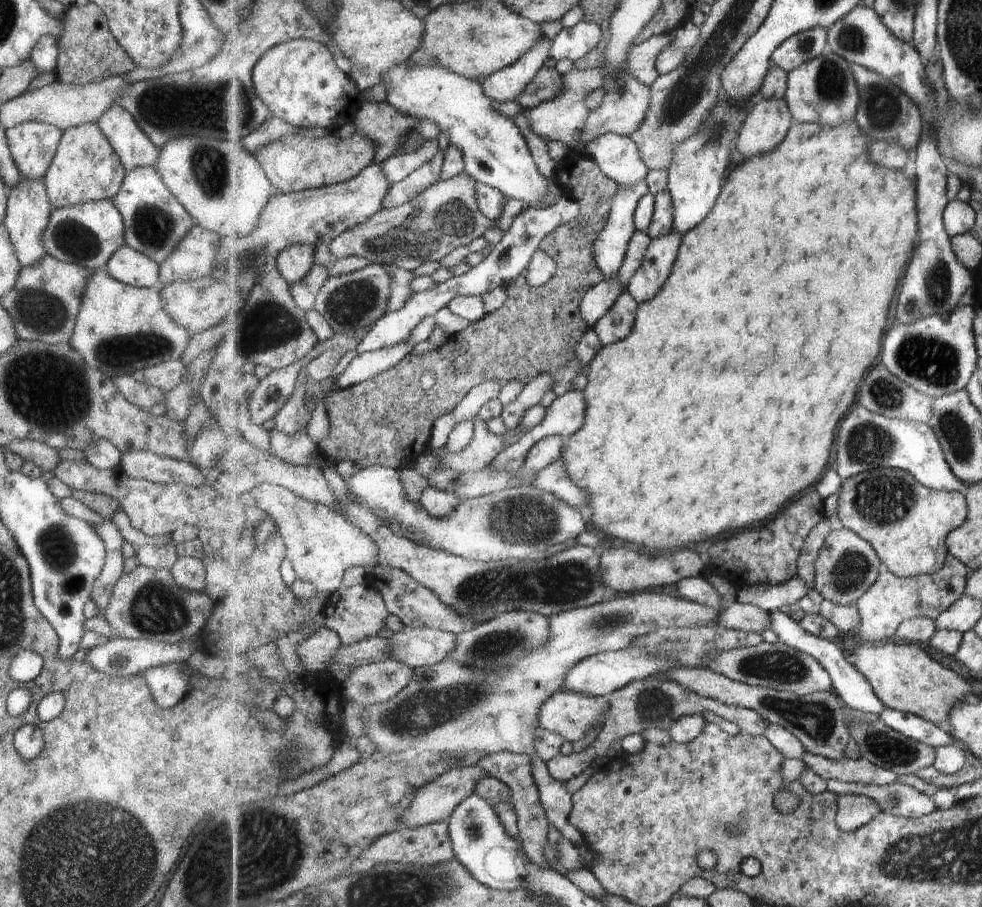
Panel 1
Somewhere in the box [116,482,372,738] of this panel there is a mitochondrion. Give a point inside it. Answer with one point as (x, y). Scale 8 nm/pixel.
(155, 609)

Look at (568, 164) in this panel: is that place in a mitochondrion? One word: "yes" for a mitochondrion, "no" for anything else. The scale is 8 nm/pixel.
no

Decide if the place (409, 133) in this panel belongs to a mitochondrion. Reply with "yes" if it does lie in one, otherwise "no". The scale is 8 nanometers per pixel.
no

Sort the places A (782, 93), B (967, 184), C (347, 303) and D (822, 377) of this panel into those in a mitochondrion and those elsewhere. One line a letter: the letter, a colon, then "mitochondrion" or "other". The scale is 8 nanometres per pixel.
A: other
B: other
C: mitochondrion
D: other

